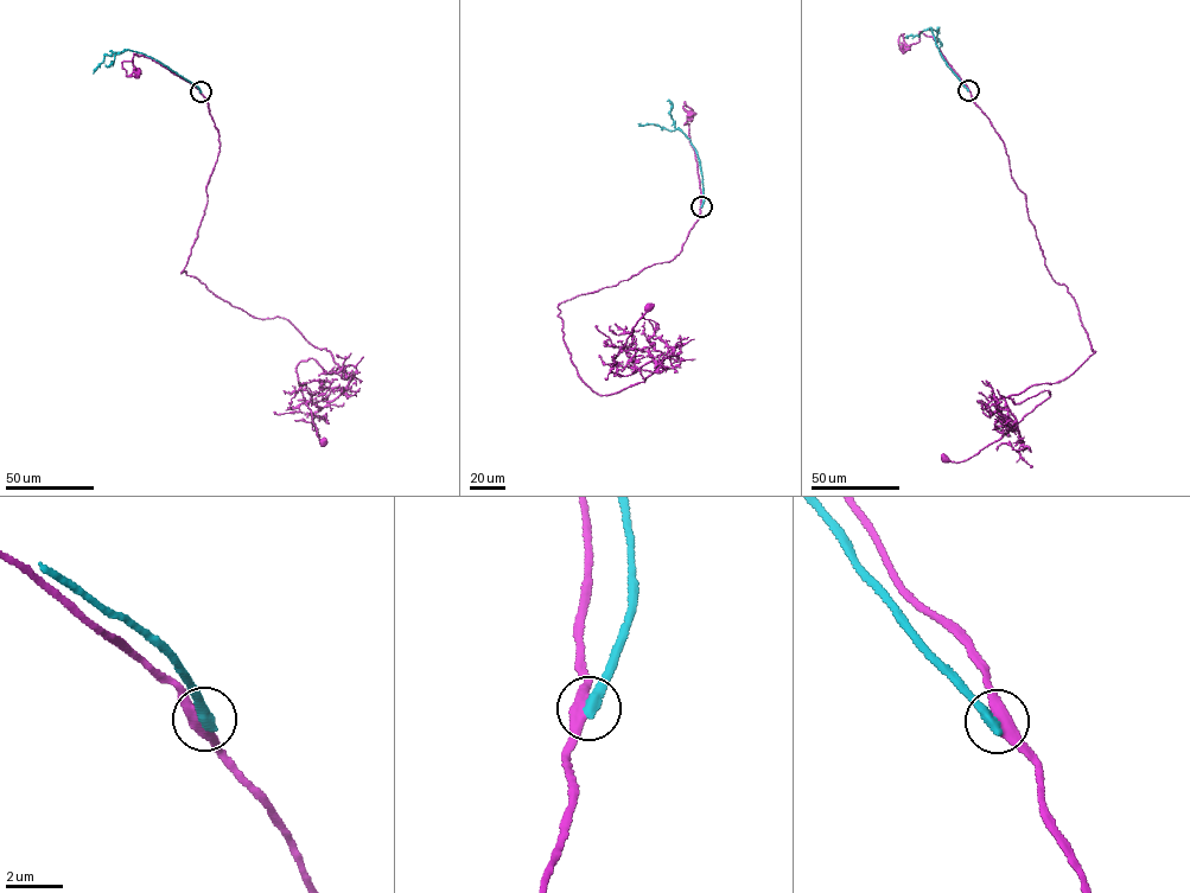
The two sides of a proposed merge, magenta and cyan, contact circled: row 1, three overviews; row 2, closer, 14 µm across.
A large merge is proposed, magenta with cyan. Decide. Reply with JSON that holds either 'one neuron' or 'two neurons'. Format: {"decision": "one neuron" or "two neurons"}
{"decision": "two neurons"}

